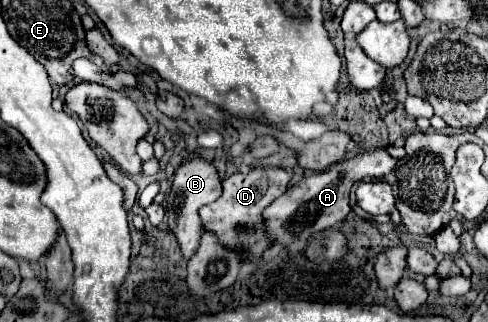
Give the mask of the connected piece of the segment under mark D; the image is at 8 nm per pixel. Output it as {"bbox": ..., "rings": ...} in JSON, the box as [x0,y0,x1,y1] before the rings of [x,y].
{"bbox":[199,169,291,261],"rings":[[[251,169],[249,173],[235,173],[229,179],[223,181],[223,195],[213,201],[211,205],[205,205],[199,209],[203,229],[213,231],[221,243],[233,245],[233,247],[247,247],[243,259],[245,261],[259,261],[263,249],[269,249],[269,239],[263,233],[261,221],[263,221],[263,209],[273,203],[279,195],[285,193],[287,183],[291,181],[291,173],[285,169]]]}

